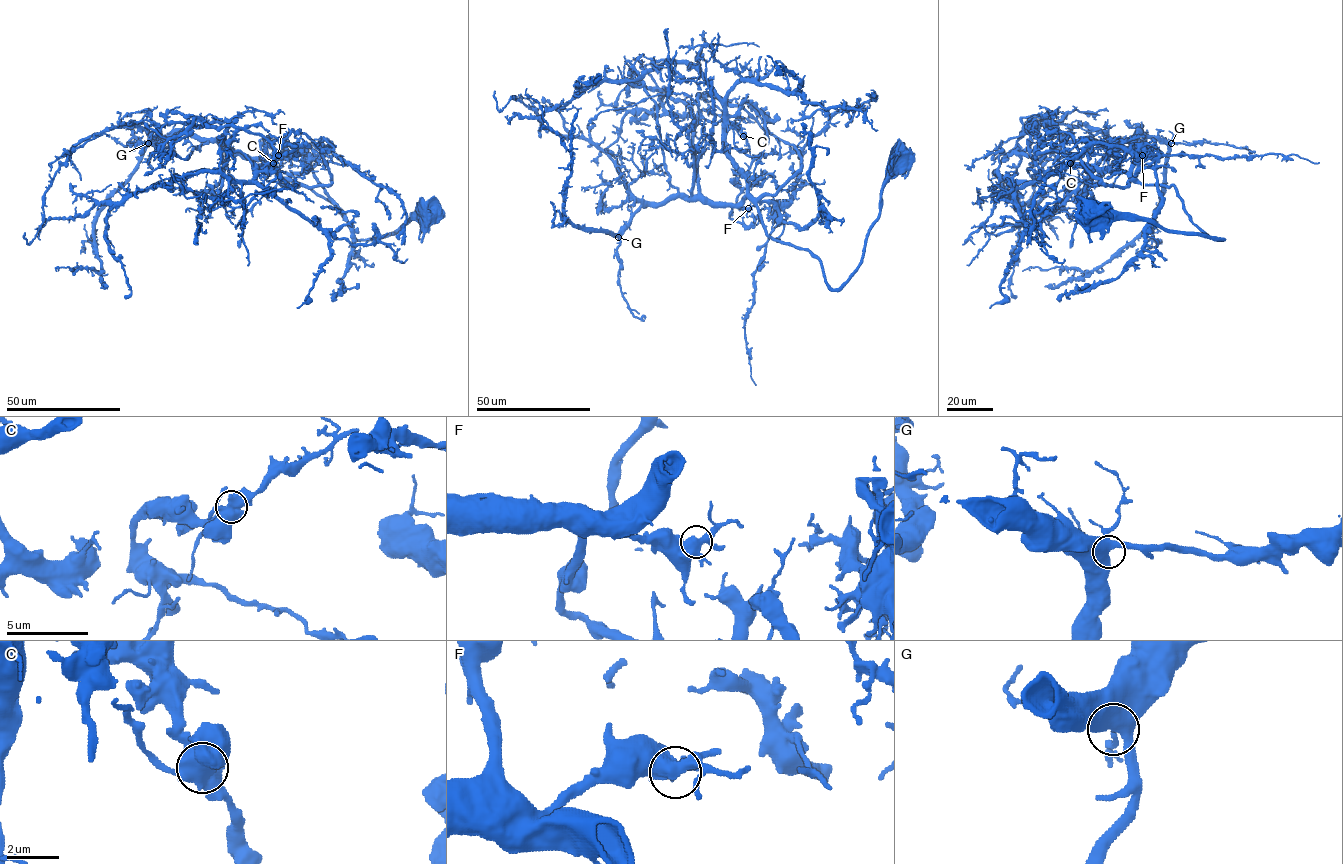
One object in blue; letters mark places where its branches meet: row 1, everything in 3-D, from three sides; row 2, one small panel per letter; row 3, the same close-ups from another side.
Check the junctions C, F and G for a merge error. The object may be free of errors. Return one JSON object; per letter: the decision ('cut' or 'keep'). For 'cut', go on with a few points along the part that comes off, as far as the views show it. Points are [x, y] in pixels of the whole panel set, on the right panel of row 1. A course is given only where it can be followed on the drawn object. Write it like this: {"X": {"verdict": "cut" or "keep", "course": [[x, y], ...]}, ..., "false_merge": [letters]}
{"C": {"verdict": "cut", "course": [[1069, 163], [1079, 158], [1084, 153], [1082, 150]]}, "F": {"verdict": "keep"}, "G": {"verdict": "keep"}, "false_merge": ["C"]}

